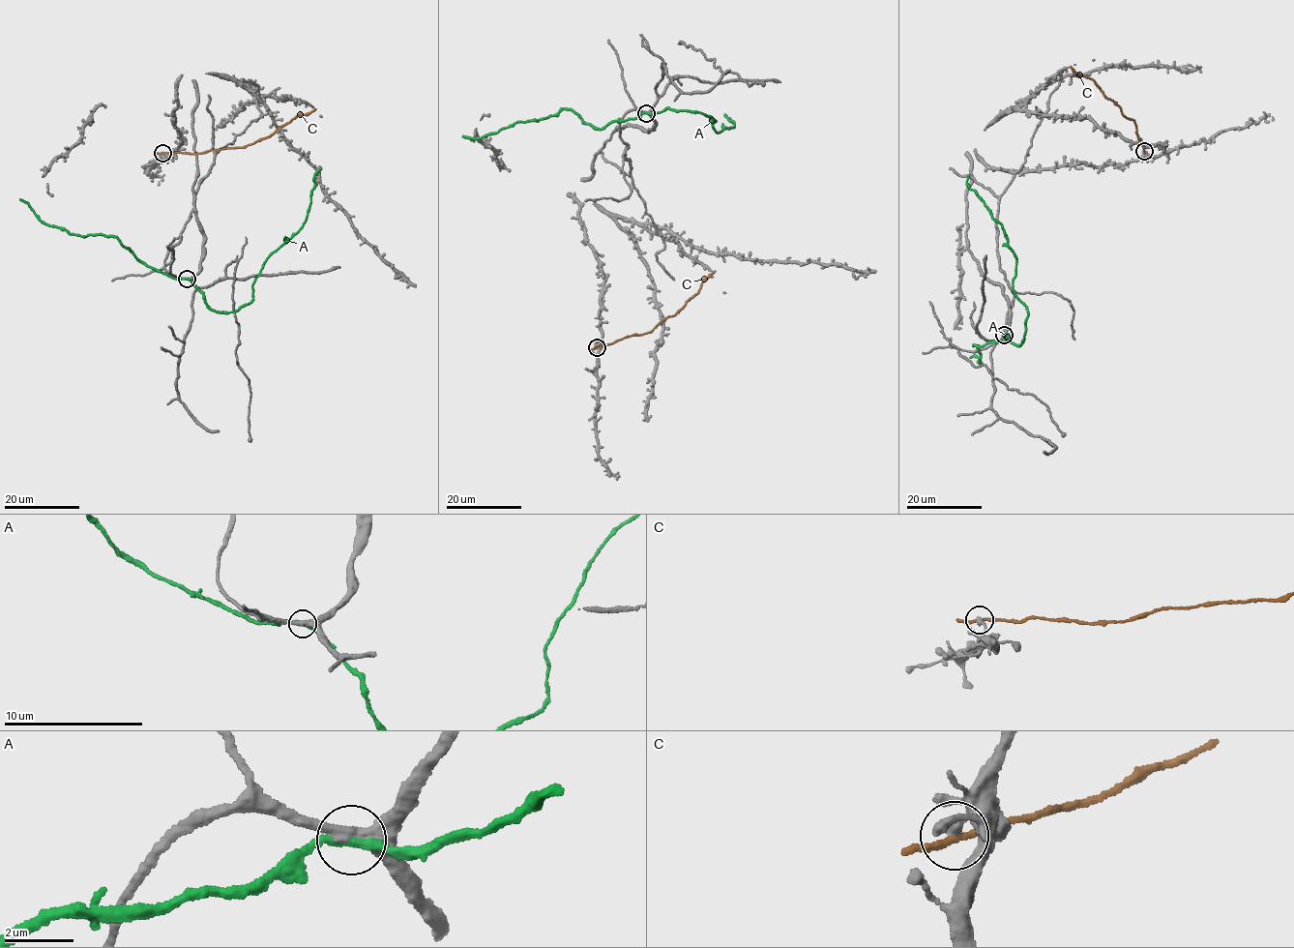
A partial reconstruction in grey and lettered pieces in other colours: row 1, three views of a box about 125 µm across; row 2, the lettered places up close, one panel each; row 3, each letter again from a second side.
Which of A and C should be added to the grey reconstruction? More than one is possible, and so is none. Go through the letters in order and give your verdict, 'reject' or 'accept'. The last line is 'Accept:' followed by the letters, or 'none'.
A: reject
C: reject
Accept: none

